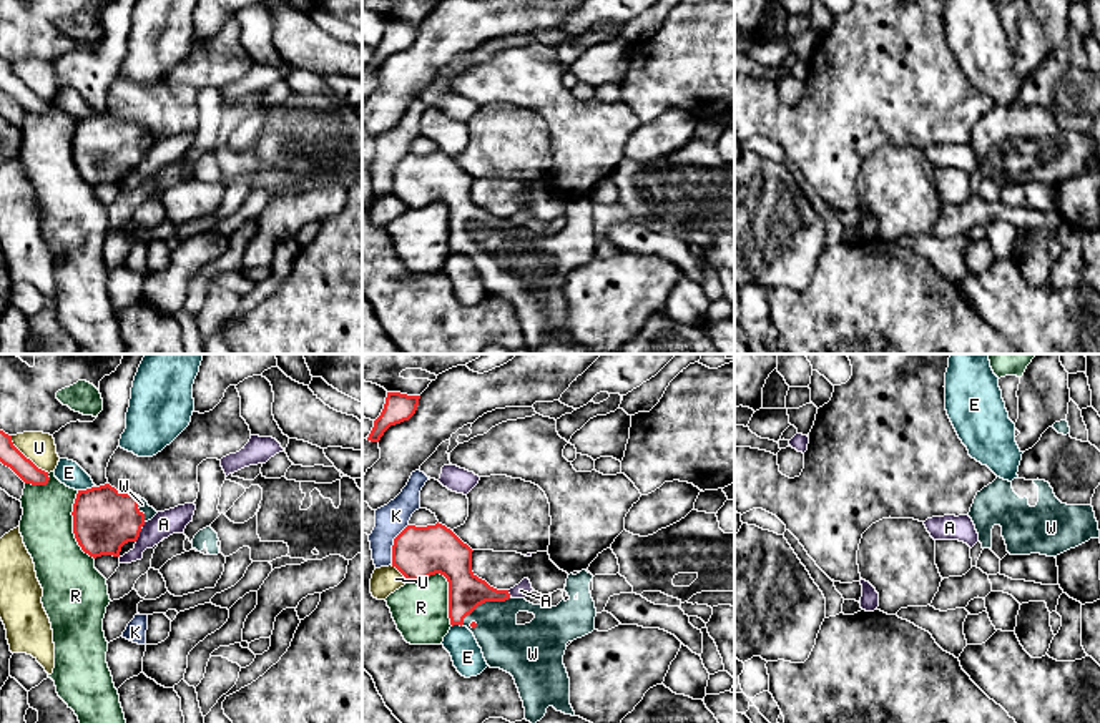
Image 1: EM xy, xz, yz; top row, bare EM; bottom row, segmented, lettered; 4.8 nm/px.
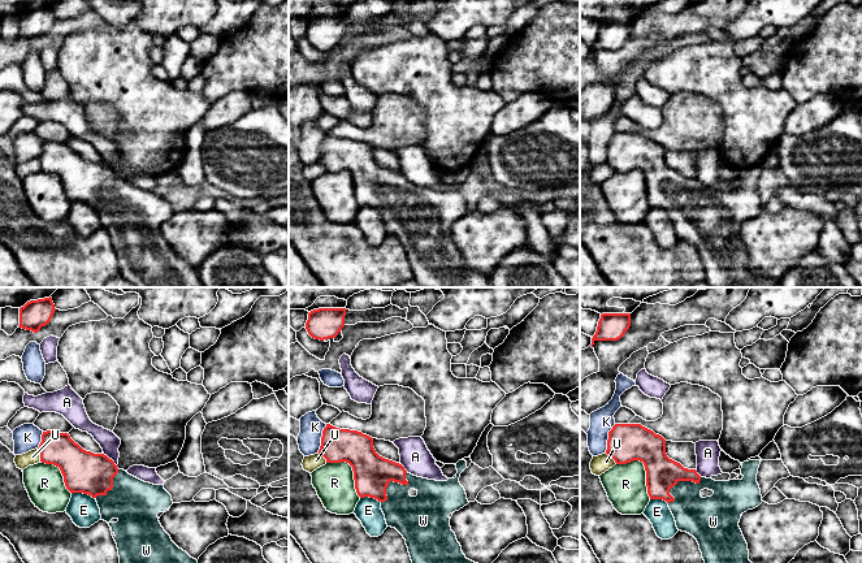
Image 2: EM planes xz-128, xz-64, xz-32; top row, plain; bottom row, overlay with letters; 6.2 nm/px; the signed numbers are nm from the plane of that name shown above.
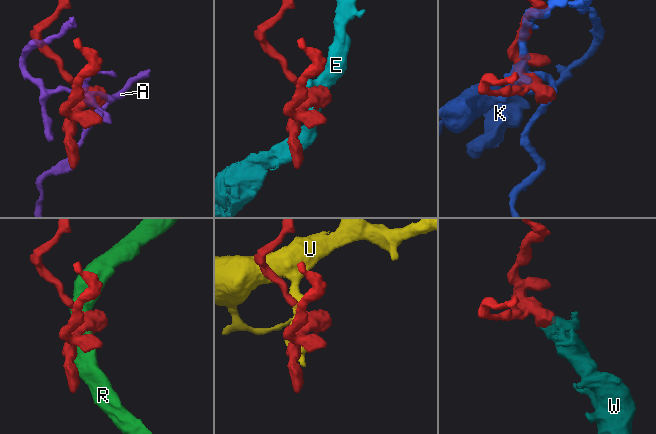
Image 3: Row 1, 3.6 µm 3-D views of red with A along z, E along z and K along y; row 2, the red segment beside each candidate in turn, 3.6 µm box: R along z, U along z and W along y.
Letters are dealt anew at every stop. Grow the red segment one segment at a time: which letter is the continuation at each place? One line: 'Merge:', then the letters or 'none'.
Merge: W

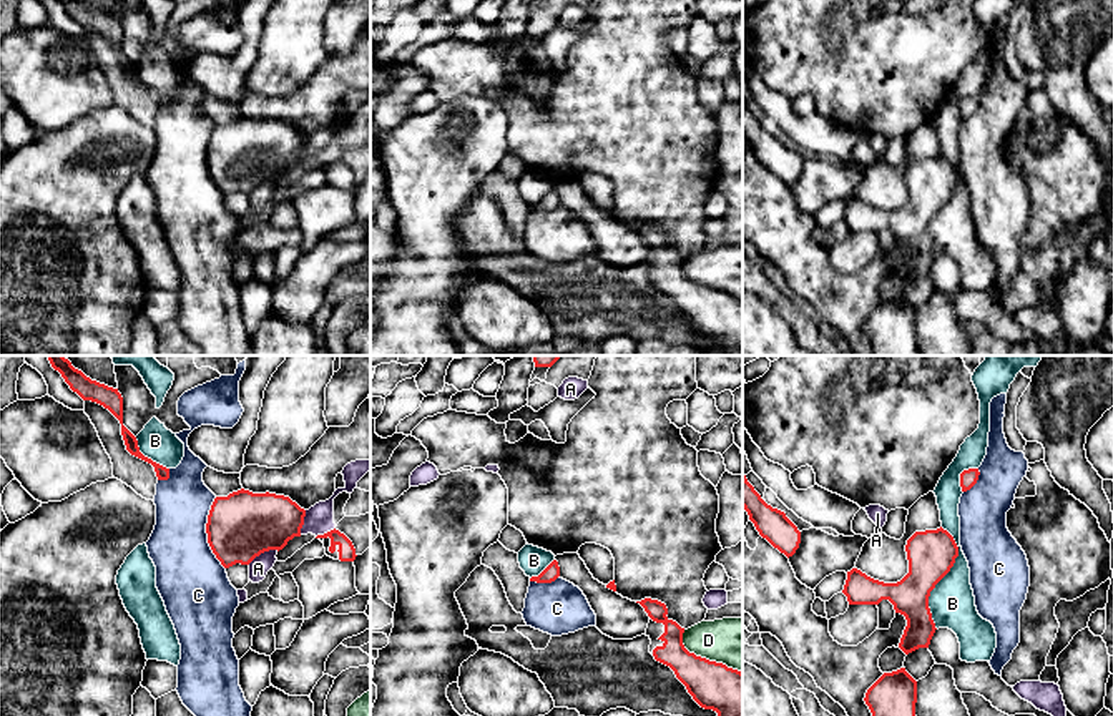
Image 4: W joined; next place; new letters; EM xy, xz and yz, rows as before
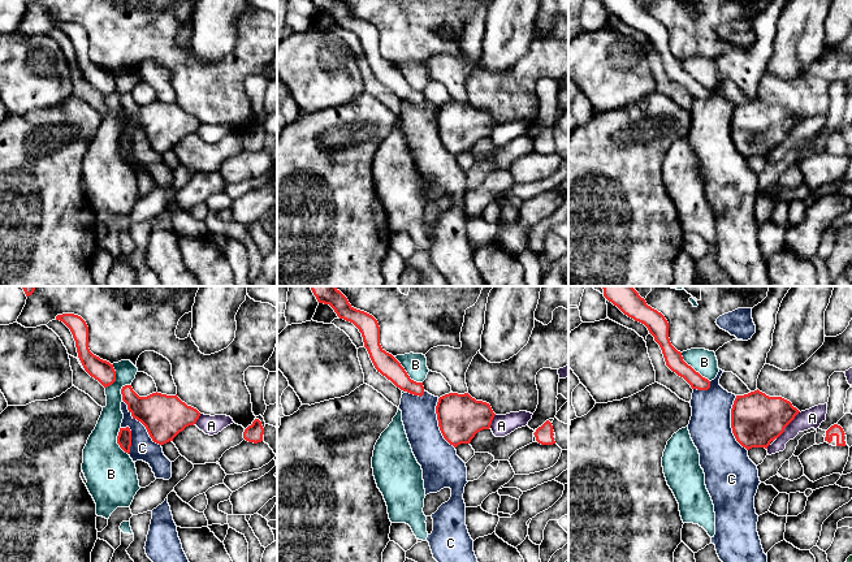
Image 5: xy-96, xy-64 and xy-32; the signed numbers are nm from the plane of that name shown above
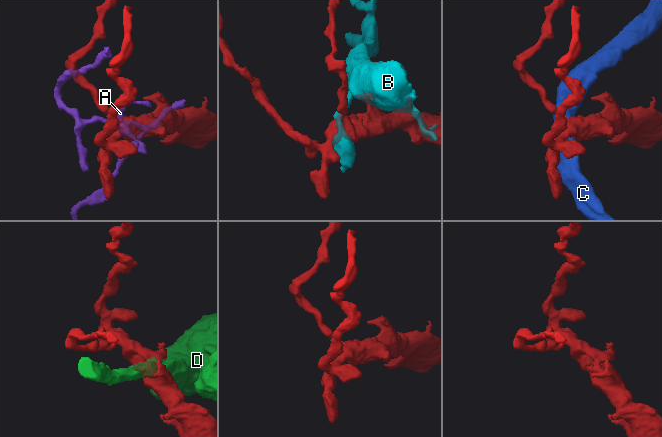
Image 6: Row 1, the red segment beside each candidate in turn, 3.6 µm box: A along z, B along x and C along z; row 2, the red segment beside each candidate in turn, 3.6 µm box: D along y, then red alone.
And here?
Merge: none

